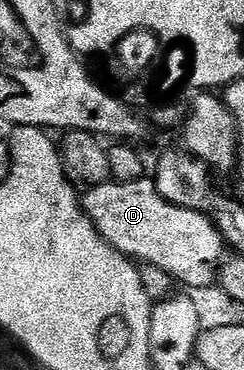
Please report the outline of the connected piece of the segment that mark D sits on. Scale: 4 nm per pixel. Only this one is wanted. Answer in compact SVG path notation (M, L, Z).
M145 177L133 183L99 183L96 187L87 188L82 206L86 218L96 226L96 232L115 251L121 251L137 264L158 265L158 269L170 273L170 277L177 284L185 283L188 287L208 287L211 283L213 286L217 282L218 264L226 251L226 244L220 231L204 211L191 211L163 199L156 192L155 182L151 178Z

